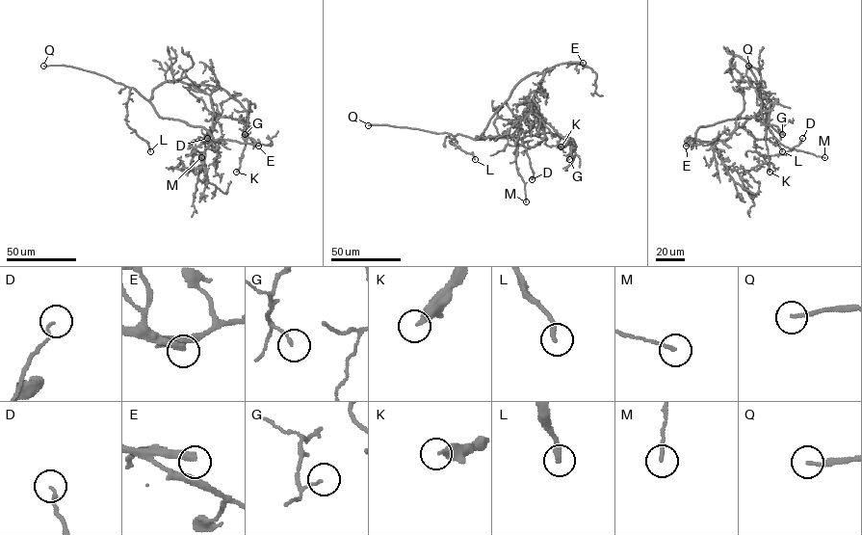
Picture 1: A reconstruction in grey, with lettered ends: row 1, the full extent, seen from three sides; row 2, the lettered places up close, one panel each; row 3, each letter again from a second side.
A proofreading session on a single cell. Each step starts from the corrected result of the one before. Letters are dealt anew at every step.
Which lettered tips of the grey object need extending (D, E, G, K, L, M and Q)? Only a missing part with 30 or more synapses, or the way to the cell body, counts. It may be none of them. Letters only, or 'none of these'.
E, L, Q

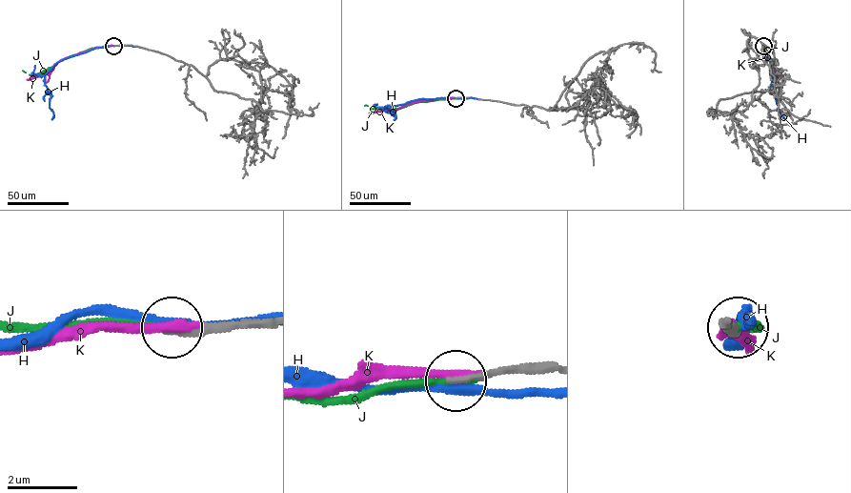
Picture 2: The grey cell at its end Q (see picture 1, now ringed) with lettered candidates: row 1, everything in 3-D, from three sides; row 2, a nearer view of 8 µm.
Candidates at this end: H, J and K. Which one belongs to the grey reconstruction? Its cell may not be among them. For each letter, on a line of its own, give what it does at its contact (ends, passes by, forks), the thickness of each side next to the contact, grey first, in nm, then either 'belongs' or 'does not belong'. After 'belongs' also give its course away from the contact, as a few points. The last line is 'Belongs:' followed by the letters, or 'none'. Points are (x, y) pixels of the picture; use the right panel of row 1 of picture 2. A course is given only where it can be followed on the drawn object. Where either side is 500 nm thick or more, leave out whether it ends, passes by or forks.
H: it passes by | 200/260 nm | does not belong
J: it ends | 220/180 nm | belongs | via (762, 46), (774, 65), (774, 75), (770, 71)
K: it ends | 240/280 nm | does not belong
Belongs: J

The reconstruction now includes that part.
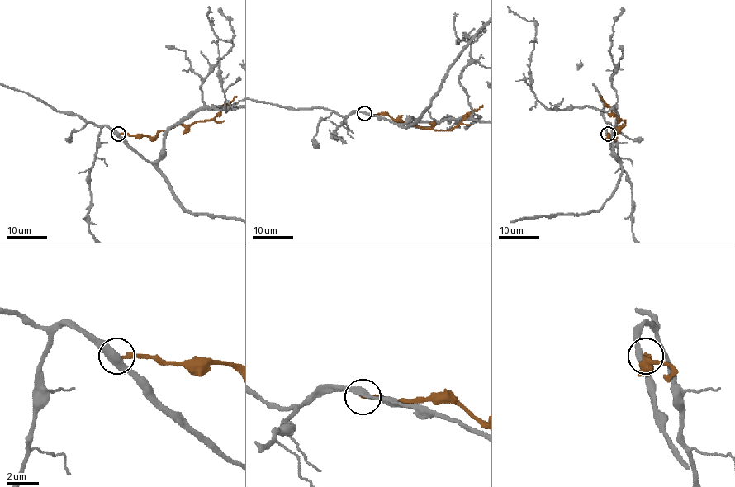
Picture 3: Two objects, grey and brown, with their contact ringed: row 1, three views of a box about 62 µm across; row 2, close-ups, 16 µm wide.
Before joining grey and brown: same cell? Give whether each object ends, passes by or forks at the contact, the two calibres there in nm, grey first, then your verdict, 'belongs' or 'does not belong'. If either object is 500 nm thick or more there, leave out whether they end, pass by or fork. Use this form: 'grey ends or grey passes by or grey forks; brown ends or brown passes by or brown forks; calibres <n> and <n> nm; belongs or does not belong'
grey passes by; brown ends; calibres 420 and 240 nm; does not belong

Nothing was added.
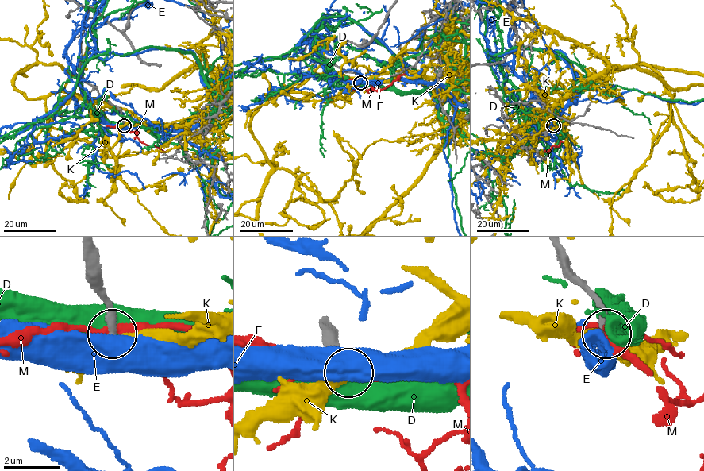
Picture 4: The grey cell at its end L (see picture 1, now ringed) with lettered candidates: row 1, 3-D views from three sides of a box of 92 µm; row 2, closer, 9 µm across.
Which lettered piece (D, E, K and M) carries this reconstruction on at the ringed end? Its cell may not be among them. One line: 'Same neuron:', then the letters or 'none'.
Same neuron: none

